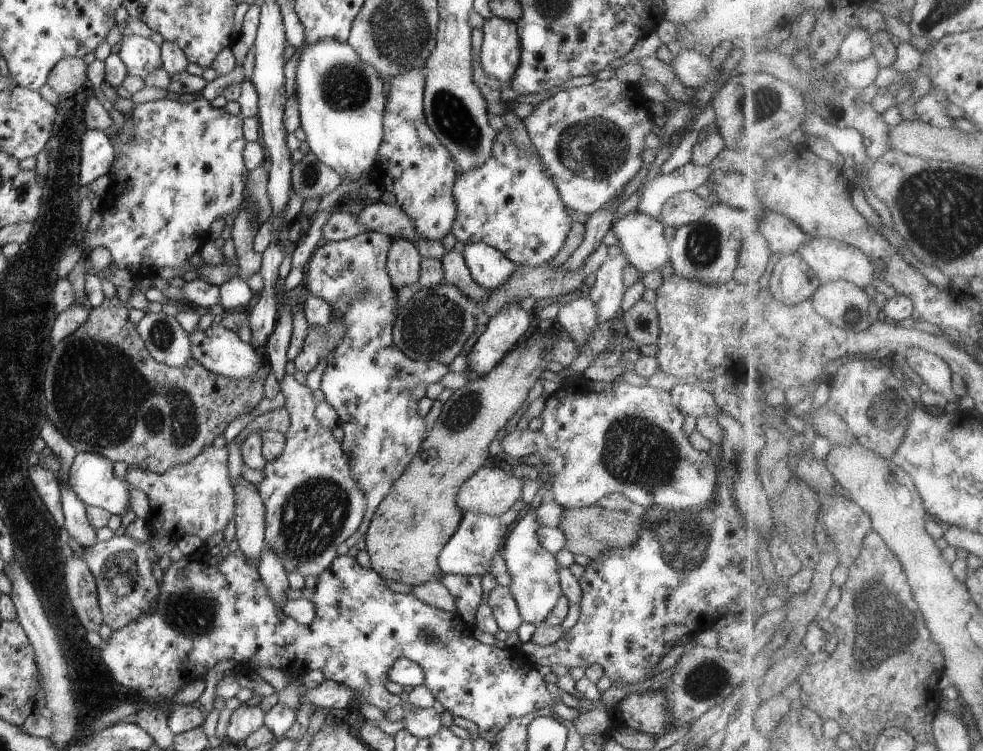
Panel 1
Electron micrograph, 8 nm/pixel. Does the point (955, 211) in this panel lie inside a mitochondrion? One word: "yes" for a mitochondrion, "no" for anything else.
yes

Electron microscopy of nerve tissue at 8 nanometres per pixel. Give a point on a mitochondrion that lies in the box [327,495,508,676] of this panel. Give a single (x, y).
(426, 634)

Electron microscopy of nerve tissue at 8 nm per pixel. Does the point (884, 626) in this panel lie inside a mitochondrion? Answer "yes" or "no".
yes

